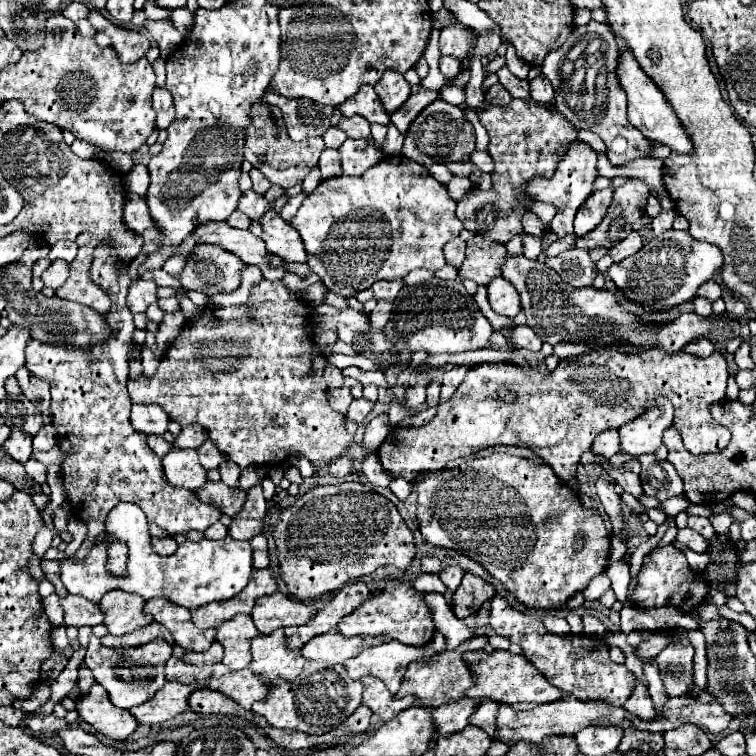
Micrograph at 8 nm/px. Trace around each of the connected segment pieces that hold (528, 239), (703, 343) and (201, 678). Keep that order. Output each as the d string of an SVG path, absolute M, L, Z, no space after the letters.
M524 234L522 242L524 242L524 256L530 258L530 260L536 260L540 256L540 252L542 252L540 240L534 238L534 236L530 236L530 234Z
M694 340L688 346L684 346L684 352L688 354L696 354L696 356L710 356L714 352L714 346L710 340Z
M172 656L166 664L166 680L174 680L174 682L182 682L182 684L192 684L192 682L202 682L202 688L204 688L204 682L208 682L210 678L210 670L208 668L198 668L198 666L188 666L184 664L182 660L176 660L176 656Z

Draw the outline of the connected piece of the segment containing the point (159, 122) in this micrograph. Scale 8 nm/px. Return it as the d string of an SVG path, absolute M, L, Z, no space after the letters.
M156 88L152 96L152 106L156 110L156 126L158 128L168 128L174 120L174 104L172 104L172 94L166 88Z

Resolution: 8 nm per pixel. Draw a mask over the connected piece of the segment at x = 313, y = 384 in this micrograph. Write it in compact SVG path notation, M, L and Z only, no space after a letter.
M260 280L258 284L254 284L252 286L252 290L250 290L250 298L248 298L248 302L244 302L242 306L236 306L236 308L288 308L288 320L284 320L284 322L272 322L272 324L260 324L260 322L244 322L244 320L228 320L228 322L224 322L224 308L216 308L216 310L204 310L202 314L200 314L200 318L196 318L196 320L188 320L186 324L184 324L184 328L182 328L182 332L178 334L178 338L172 342L172 346L168 348L168 352L164 354L164 358L160 360L160 366L158 366L158 370L154 372L154 376L144 376L144 374L140 374L138 378L128 378L128 392L130 392L130 400L134 402L134 404L158 404L160 408L164 408L164 412L174 420L174 422L178 422L178 424L194 424L194 422L198 422L206 432L208 432L208 438L214 442L214 446L224 454L224 456L228 456L228 458L236 458L236 456L240 456L240 460L238 462L242 462L242 464L238 464L242 470L244 468L248 468L248 466L252 466L252 464L270 464L270 466L274 466L274 464L280 464L280 462L284 462L288 456L292 456L292 454L304 454L304 456L308 456L310 460L312 460L312 464L314 464L314 468L316 468L316 472L320 472L322 468L326 468L332 460L336 460L336 458L340 458L350 446L352 446L352 434L348 434L348 430L346 430L346 426L344 426L344 416L342 414L338 414L338 412L334 412L332 408L330 408L330 404L328 404L328 386L326 386L326 380L324 380L324 368L326 368L326 356L320 356L320 354L316 354L314 350L320 350L316 344L314 344L314 338L312 338L312 306L310 304L306 304L300 296L296 296L296 294L292 294L286 286L284 286L284 282L282 280Z

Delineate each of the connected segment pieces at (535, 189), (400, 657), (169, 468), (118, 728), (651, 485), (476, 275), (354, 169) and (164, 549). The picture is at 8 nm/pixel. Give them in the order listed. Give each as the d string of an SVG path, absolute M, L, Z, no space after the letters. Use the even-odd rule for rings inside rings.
M580 148L580 152L572 152L572 156L566 156L560 162L560 168L556 170L554 178L550 178L550 180L546 180L546 178L534 178L528 184L528 192L532 192L536 196L536 200L552 202L558 208L558 214L550 222L552 240L558 240L558 238L564 238L564 236L572 234L572 220L576 216L576 210L594 192L592 184L598 178L598 164L596 164L596 160L598 158L596 158L596 152L592 148Z
M396 640L372 646L364 652L360 652L356 658L346 660L342 666L346 668L350 680L360 680L364 676L374 676L386 684L386 688L396 694L400 688L400 682L404 678L404 670L410 662L422 658L424 648L412 648L406 644L400 644Z
M172 448L162 458L164 474L172 486L182 486L188 490L196 490L206 484L206 470L198 462L196 450L190 448Z
M100 684L80 692L76 700L76 712L84 722L112 740L126 740L138 726L128 710L120 710L108 700L108 694Z
M644 454L638 460L642 464L640 480L646 496L654 496L656 500L664 502L672 496L684 494L682 478L668 460L658 460L654 454Z
M474 236L468 240L466 258L460 268L460 278L474 280L476 284L488 284L492 278L500 276L500 264L506 258L506 246L484 236Z
M348 138L340 146L340 154L342 154L342 172L354 176L360 176L368 168L384 160L384 154L376 146L368 144L366 140L354 140L354 138Z
M172 536L166 538L152 538L152 548L160 554L160 556L170 556L176 552L176 540Z

